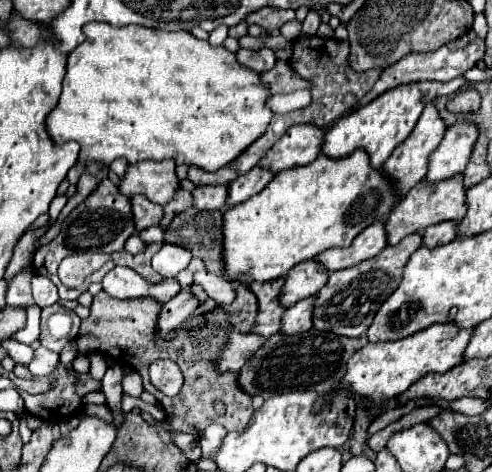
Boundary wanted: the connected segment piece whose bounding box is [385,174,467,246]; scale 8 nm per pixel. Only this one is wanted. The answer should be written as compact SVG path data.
M461 174L451 178L451 180L437 182L437 184L419 182L417 186L413 186L409 190L407 198L401 200L399 206L395 206L391 210L391 216L385 222L387 244L395 246L405 236L415 234L419 230L425 230L431 224L439 224L439 222L447 222L447 220L461 220L465 212L467 212L467 204L465 204L465 190L463 190L463 176Z

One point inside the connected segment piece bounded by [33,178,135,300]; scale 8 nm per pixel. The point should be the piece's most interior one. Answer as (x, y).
(102, 222)

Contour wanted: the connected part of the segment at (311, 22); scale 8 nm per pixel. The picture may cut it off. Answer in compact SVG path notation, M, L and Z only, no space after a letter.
M309 10L307 18L305 18L305 22L303 22L303 28L301 28L301 36L315 36L319 24L321 24L321 16L319 16L317 12Z

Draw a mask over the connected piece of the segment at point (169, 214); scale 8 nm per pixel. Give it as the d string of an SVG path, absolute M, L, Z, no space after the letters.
M179 188L179 190L175 192L173 200L171 200L171 202L167 202L167 204L163 206L163 218L161 218L159 226L161 226L161 228L167 228L175 214L179 214L179 212L183 212L183 210L191 208L191 206L193 206L193 202L191 202L191 192L189 192L189 190Z

